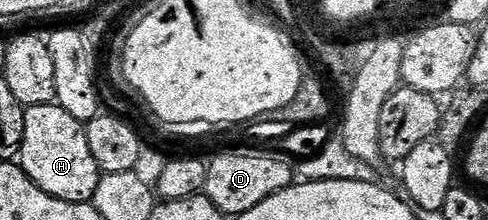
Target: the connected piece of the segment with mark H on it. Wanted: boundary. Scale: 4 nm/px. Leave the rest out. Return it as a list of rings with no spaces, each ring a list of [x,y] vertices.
[[[57,104],[26,107],[25,140],[17,161],[37,188],[49,192],[49,196],[57,196],[57,200],[91,202],[97,192],[101,171],[97,160],[93,160],[93,152],[89,152],[84,123]]]

